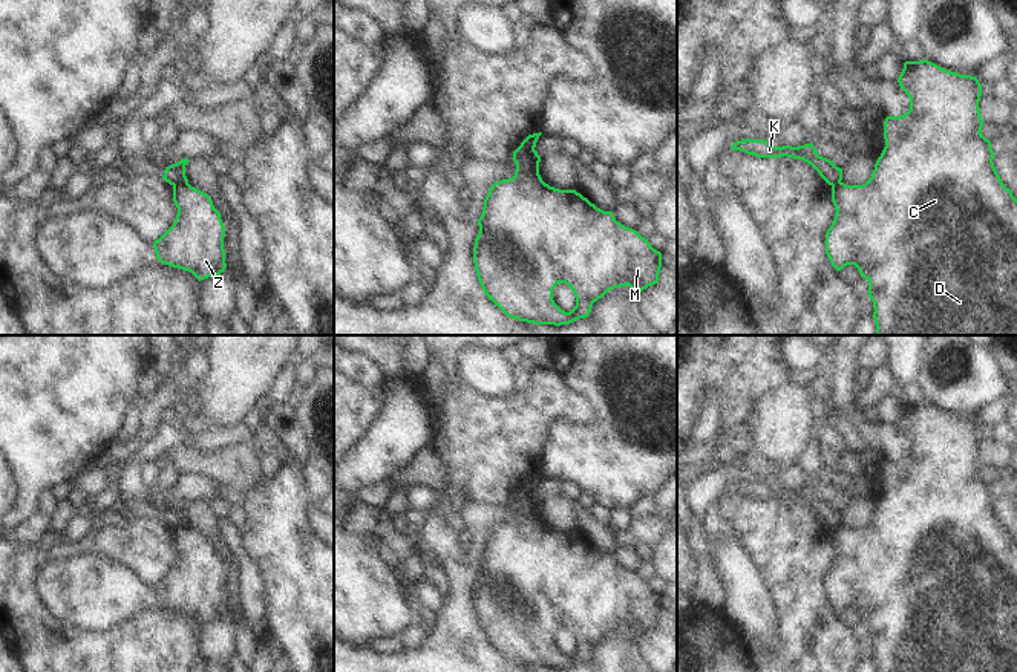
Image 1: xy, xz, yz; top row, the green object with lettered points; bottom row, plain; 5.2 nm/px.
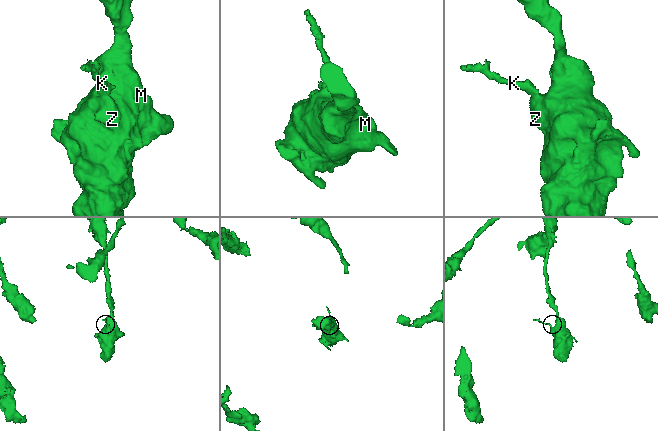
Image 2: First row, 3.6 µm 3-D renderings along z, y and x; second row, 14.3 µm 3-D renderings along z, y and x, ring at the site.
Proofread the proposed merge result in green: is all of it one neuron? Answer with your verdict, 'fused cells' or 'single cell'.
fused cells

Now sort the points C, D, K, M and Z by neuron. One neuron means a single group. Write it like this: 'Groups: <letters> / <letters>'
Groups: C D M Z / K.

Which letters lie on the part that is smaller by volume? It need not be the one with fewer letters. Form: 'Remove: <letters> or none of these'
Remove: K

